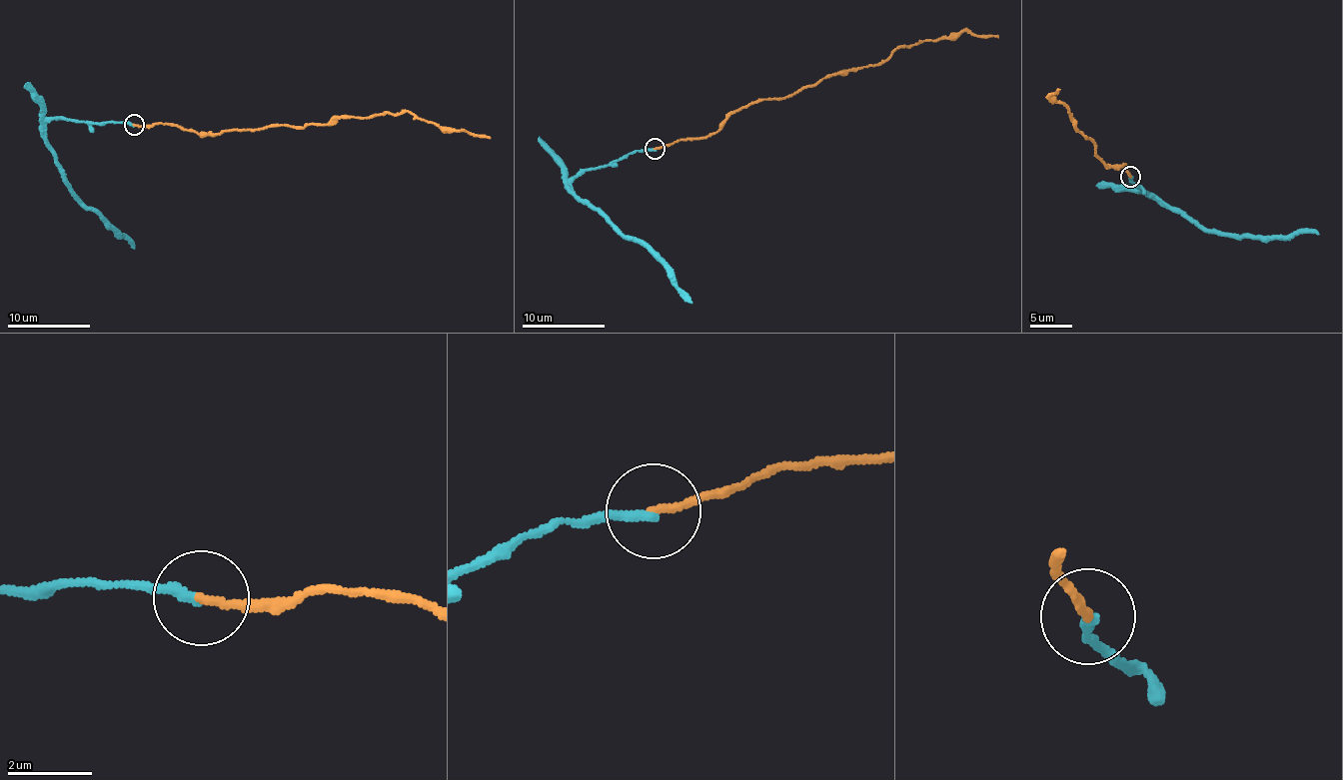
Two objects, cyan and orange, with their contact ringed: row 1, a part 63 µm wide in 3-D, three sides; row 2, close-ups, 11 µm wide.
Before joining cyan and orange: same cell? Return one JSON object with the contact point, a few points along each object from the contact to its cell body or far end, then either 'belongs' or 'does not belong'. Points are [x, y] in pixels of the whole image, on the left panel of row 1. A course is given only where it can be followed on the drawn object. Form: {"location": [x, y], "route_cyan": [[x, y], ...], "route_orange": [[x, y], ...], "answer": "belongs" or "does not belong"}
{"location": [134, 125], "route_cyan": [[134, 124], [49, 120], [44, 142], [83, 205], [92, 207], [116, 236], [128, 241], [134, 249]], "route_orange": [[134, 124], [169, 124], [214, 134], [330, 125], [339, 117], [369, 118], [388, 112], [408, 112], [490, 139]], "answer": "belongs"}

